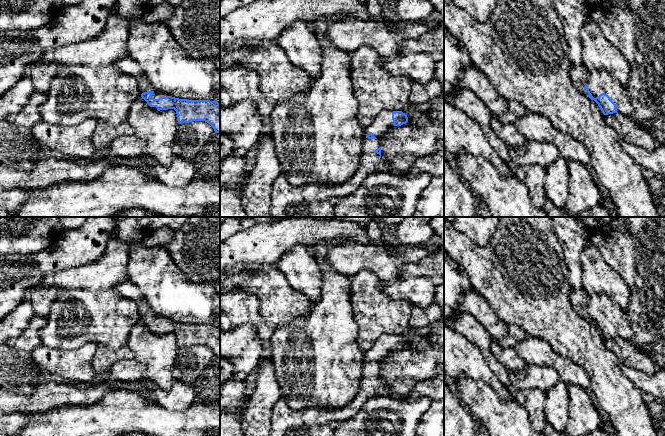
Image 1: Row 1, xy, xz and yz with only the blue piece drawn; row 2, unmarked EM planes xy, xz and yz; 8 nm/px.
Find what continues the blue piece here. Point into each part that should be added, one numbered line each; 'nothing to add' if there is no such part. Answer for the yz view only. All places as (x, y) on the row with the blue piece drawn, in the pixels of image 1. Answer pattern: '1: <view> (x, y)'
1: yz (601, 81)

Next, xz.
1: xz (287, 200)

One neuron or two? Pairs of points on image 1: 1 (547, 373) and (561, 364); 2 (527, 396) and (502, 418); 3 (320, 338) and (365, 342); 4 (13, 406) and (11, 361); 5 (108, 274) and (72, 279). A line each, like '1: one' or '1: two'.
1: two
2: two
3: two
4: two
5: one

